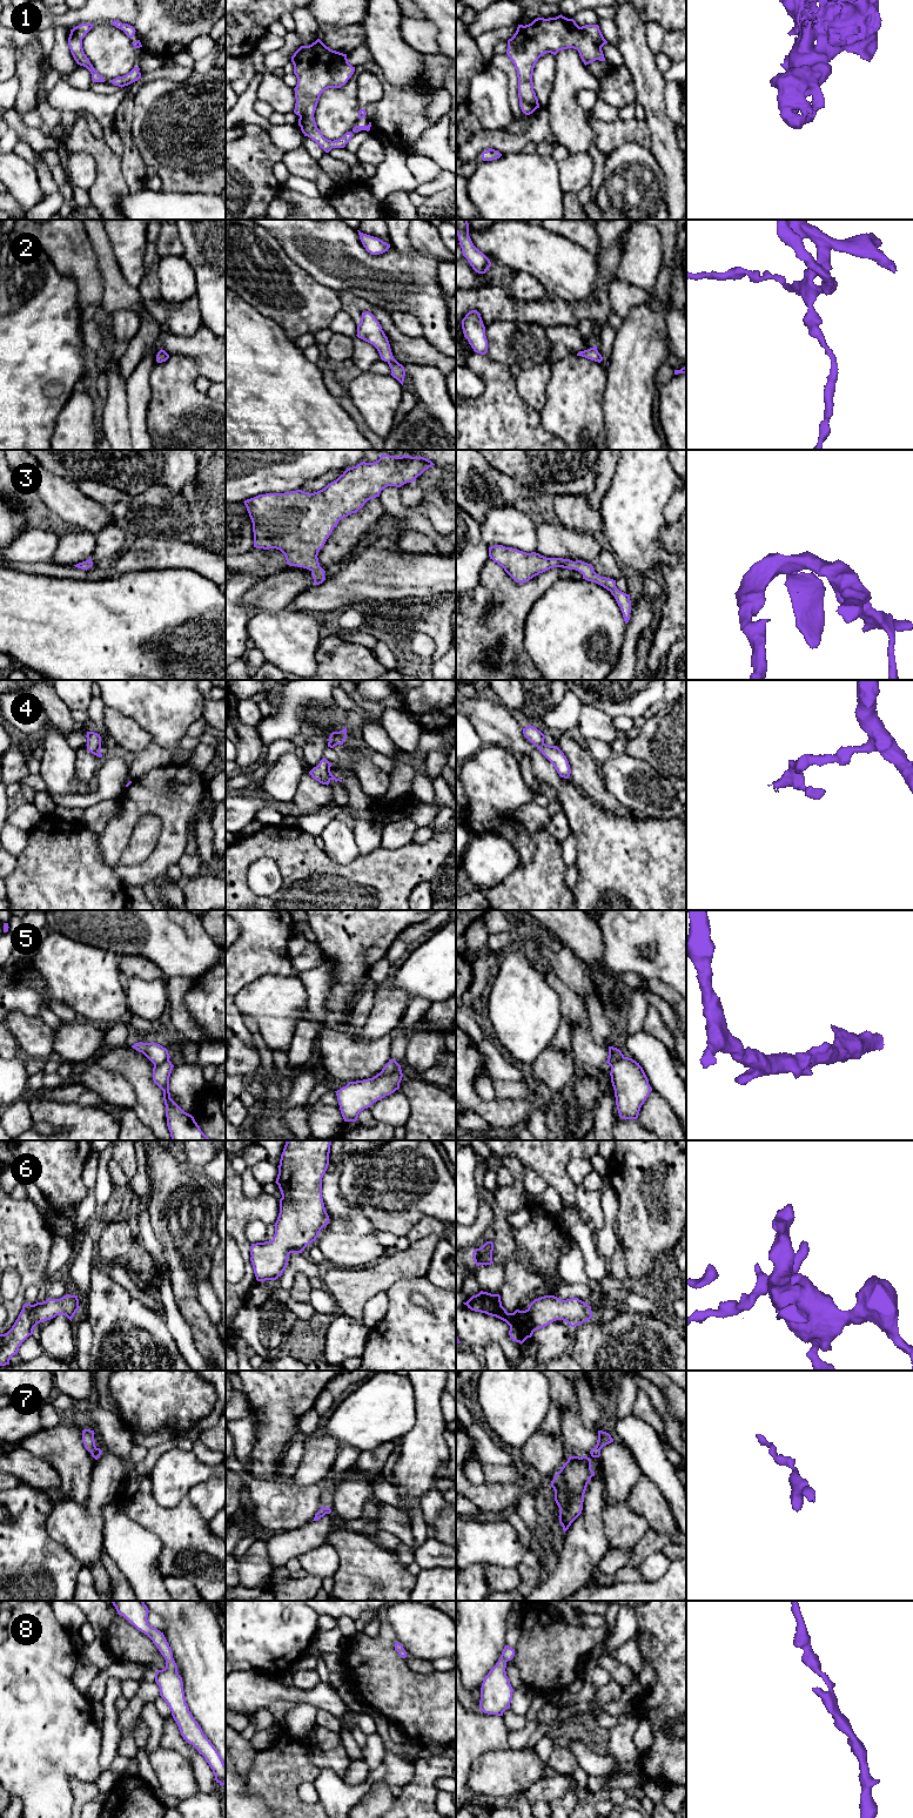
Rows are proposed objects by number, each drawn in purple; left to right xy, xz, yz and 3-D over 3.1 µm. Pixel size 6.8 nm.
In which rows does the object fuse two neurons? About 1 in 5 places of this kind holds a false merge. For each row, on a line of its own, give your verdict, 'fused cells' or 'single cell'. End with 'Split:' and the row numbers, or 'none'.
1: single cell
2: single cell
3: single cell
4: single cell
5: fused cells
6: single cell
7: single cell
8: single cell
Split: 5

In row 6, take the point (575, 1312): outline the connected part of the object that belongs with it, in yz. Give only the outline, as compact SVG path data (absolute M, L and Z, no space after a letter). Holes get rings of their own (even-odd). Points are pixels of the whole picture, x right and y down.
M481 1291L463 1304L471 1311L505 1321L510 1326L510 1338L521 1345L531 1338L535 1331L556 1320L563 1320L575 1327L592 1319L591 1306L578 1298L562 1300L555 1295L544 1295L535 1299L525 1311L508 1313L502 1306L499 1294Z

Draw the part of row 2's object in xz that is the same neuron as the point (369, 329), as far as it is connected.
M362 312L361 323L357 325L356 336L372 344L377 349L381 359L389 364L391 369L390 375L403 385L405 376L404 366L394 358L388 337L382 330L380 322L371 312Z

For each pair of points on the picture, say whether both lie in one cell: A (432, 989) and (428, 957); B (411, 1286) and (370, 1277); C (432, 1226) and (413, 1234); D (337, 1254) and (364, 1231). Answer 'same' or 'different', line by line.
A: same
B: different
C: same
D: same

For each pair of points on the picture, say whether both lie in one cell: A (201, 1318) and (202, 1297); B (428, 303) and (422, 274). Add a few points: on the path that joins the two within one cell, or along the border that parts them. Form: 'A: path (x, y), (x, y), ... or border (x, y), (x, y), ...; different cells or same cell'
A: border (195, 1298), (213, 1324); different cells
B: path (423, 296), (422, 281); same cell

